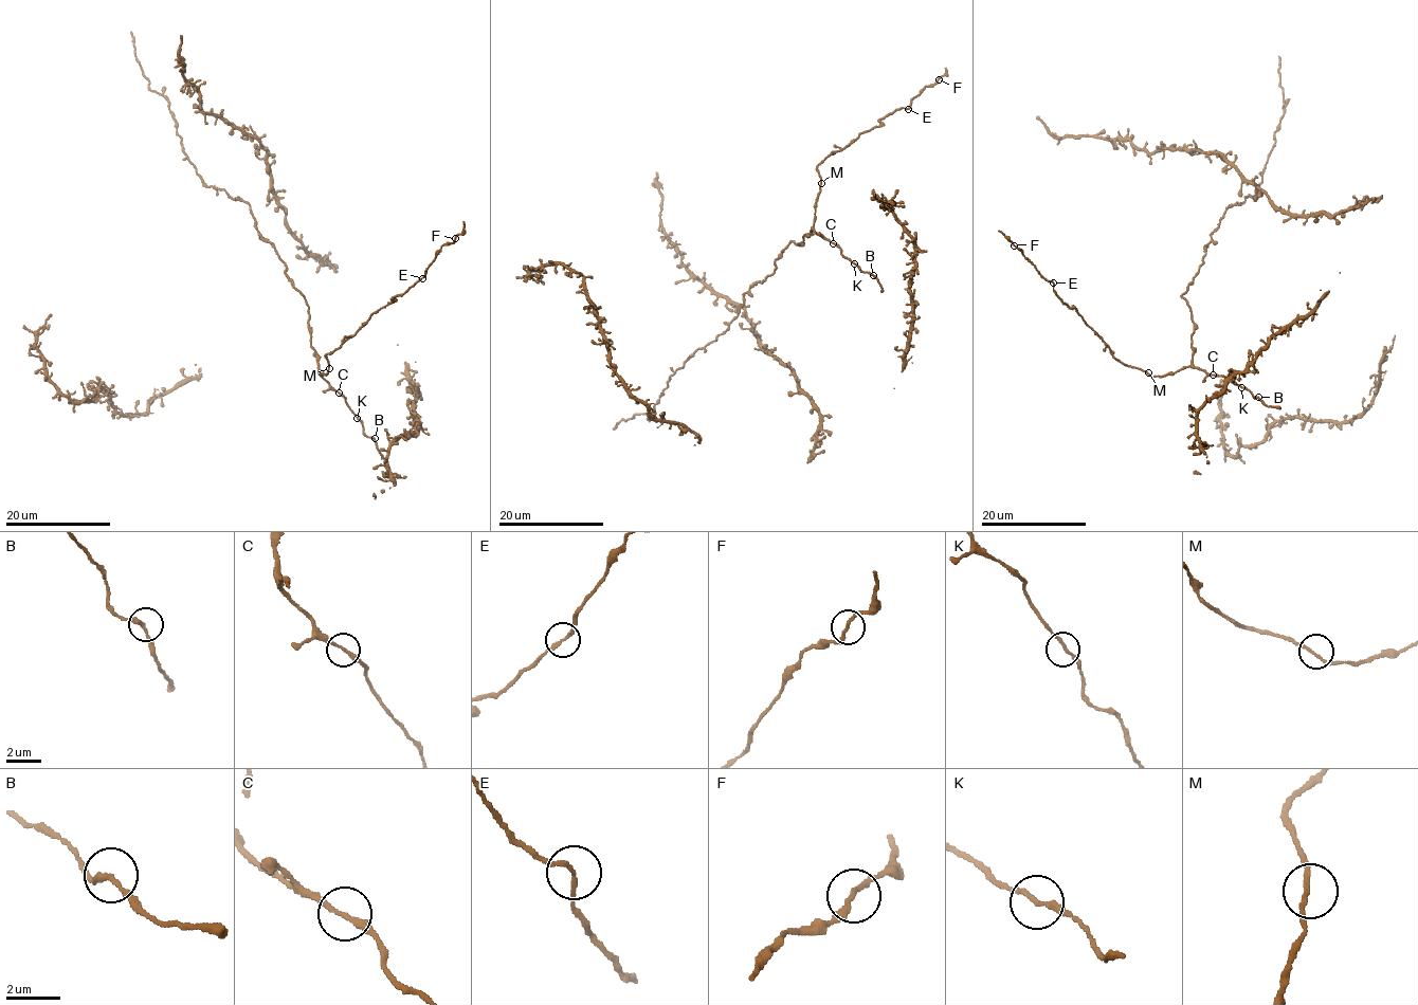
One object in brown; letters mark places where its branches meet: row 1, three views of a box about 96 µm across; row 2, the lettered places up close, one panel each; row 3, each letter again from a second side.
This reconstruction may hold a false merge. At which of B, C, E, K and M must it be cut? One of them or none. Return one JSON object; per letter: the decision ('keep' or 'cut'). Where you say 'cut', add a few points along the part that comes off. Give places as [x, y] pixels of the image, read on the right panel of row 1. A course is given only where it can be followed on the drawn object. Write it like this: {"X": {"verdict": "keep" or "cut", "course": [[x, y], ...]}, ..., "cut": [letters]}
{"B": {"verdict": "keep"}, "C": {"verdict": "keep"}, "E": {"verdict": "keep"}, "K": {"verdict": "keep"}, "M": {"verdict": "keep"}, "cut": []}

